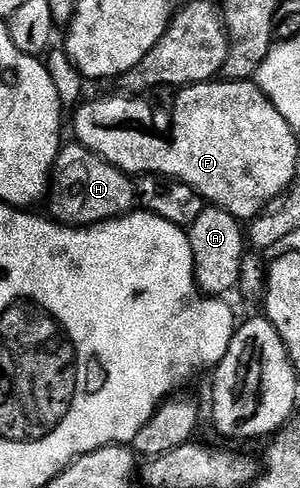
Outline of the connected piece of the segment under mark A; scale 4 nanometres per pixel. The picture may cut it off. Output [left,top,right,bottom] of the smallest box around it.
[189,204,249,298]

